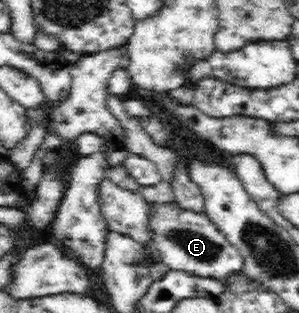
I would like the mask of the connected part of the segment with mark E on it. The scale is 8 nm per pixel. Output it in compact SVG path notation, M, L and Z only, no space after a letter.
M174 201L168 204L153 204L149 229L155 232L155 239L145 248L146 257L155 263L164 263L169 270L187 270L197 276L218 280L243 272L245 258L205 213L181 209Z

